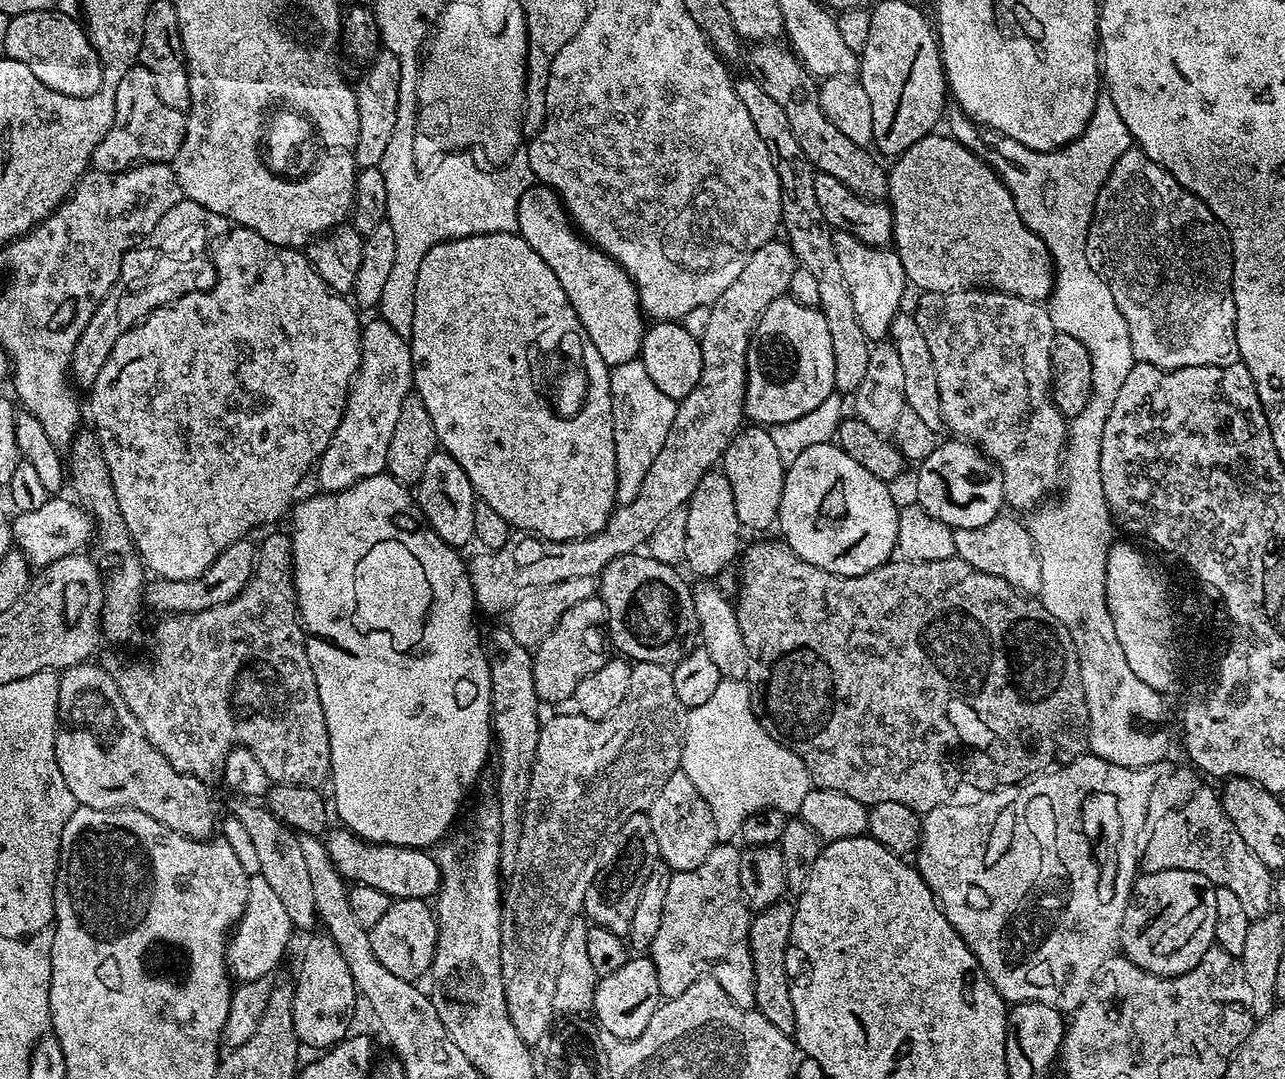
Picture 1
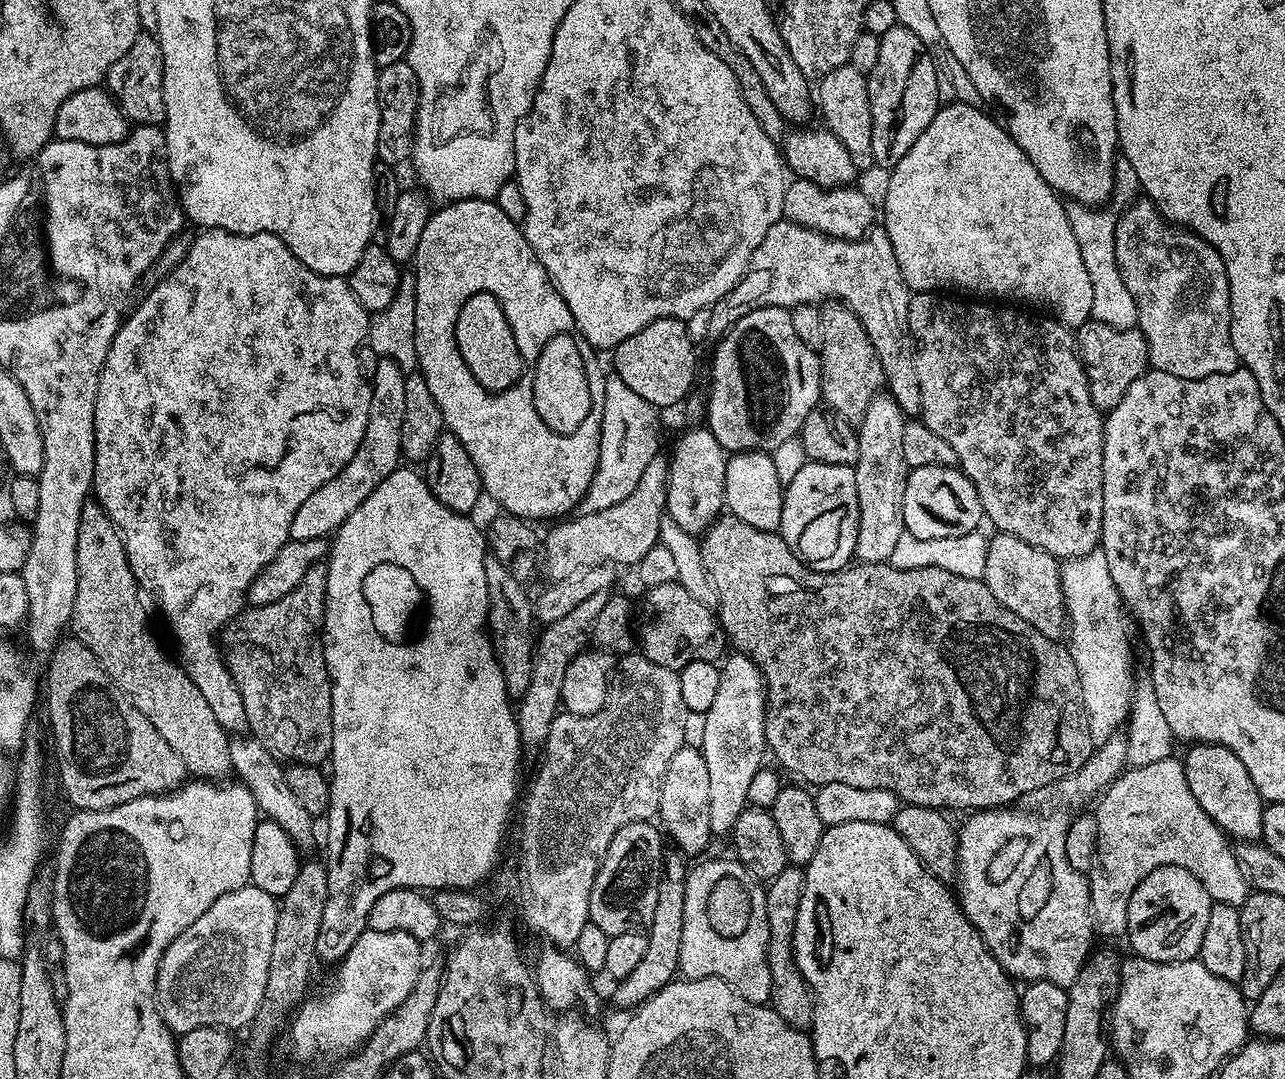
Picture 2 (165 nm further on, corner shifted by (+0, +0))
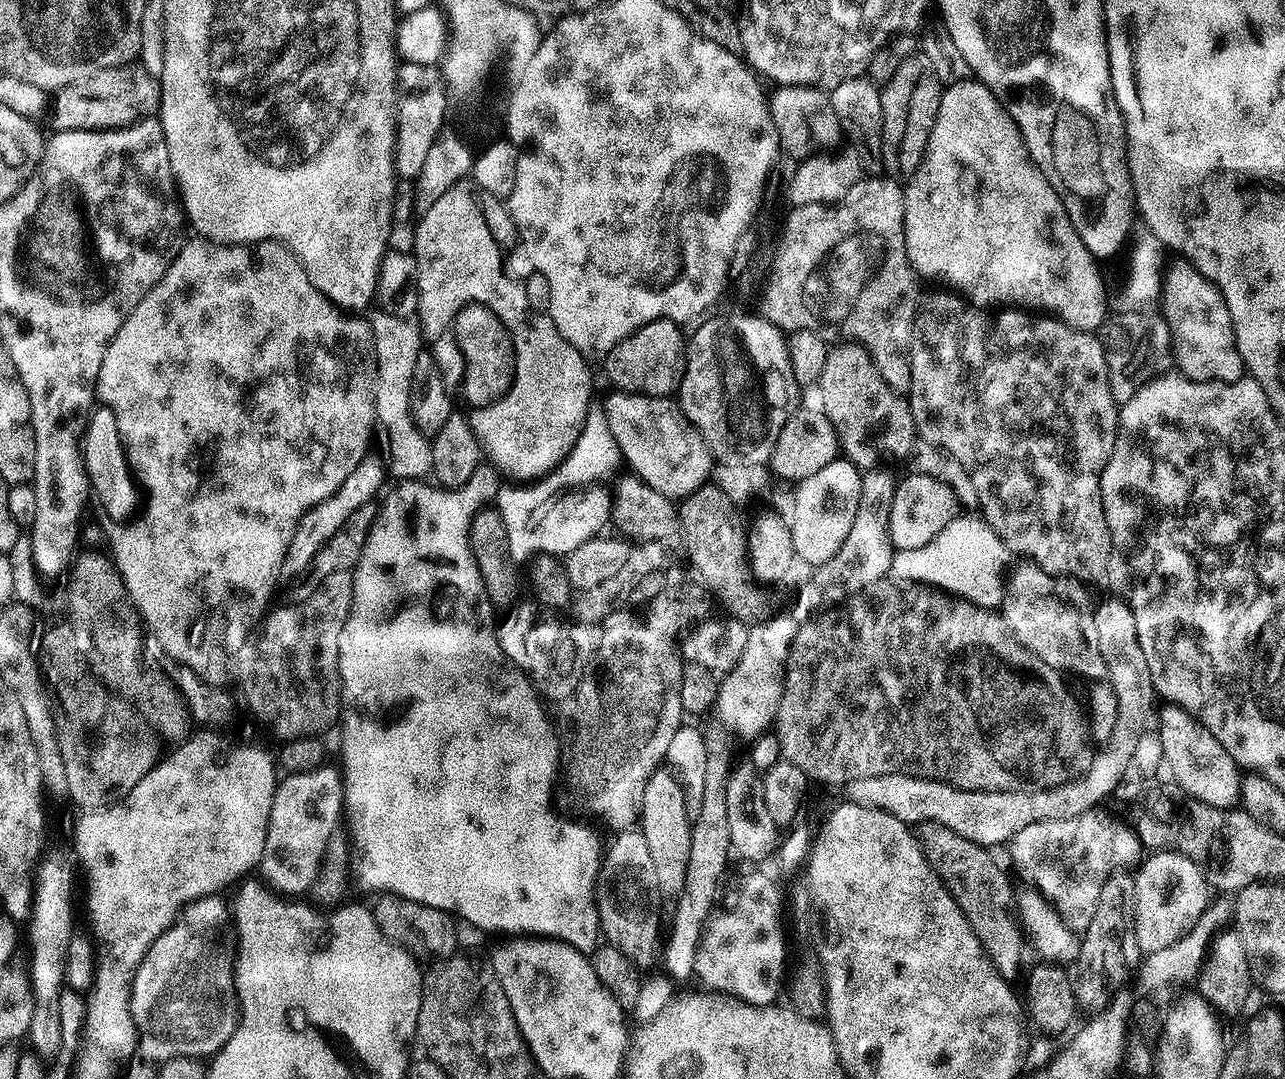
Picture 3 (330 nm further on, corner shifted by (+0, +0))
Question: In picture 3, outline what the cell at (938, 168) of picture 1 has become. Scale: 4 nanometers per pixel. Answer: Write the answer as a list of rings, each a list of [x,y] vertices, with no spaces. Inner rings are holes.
[[[969,78],[957,84],[947,85],[940,93],[938,102],[938,118],[934,118],[934,130],[930,130],[928,149],[924,151],[924,161],[918,170],[907,181],[904,188],[904,229],[906,230],[906,254],[908,261],[915,268],[917,277],[928,280],[940,279],[941,285],[955,290],[965,297],[970,304],[985,310],[996,306],[1011,306],[1016,310],[1031,310],[1036,314],[1047,314],[1061,320],[1066,326],[1077,328],[1083,332],[1095,333],[1103,329],[1109,319],[1108,292],[1104,289],[1104,280],[1100,277],[1100,268],[1097,257],[1086,250],[1082,238],[1078,238],[1078,230],[1070,222],[1070,214],[1066,214],[1066,206],[1062,206],[1060,193],[1050,186],[1048,179],[1038,170],[1038,166],[1030,158],[1026,150],[1026,142],[1010,114],[1000,103],[992,91],[975,78]]]

